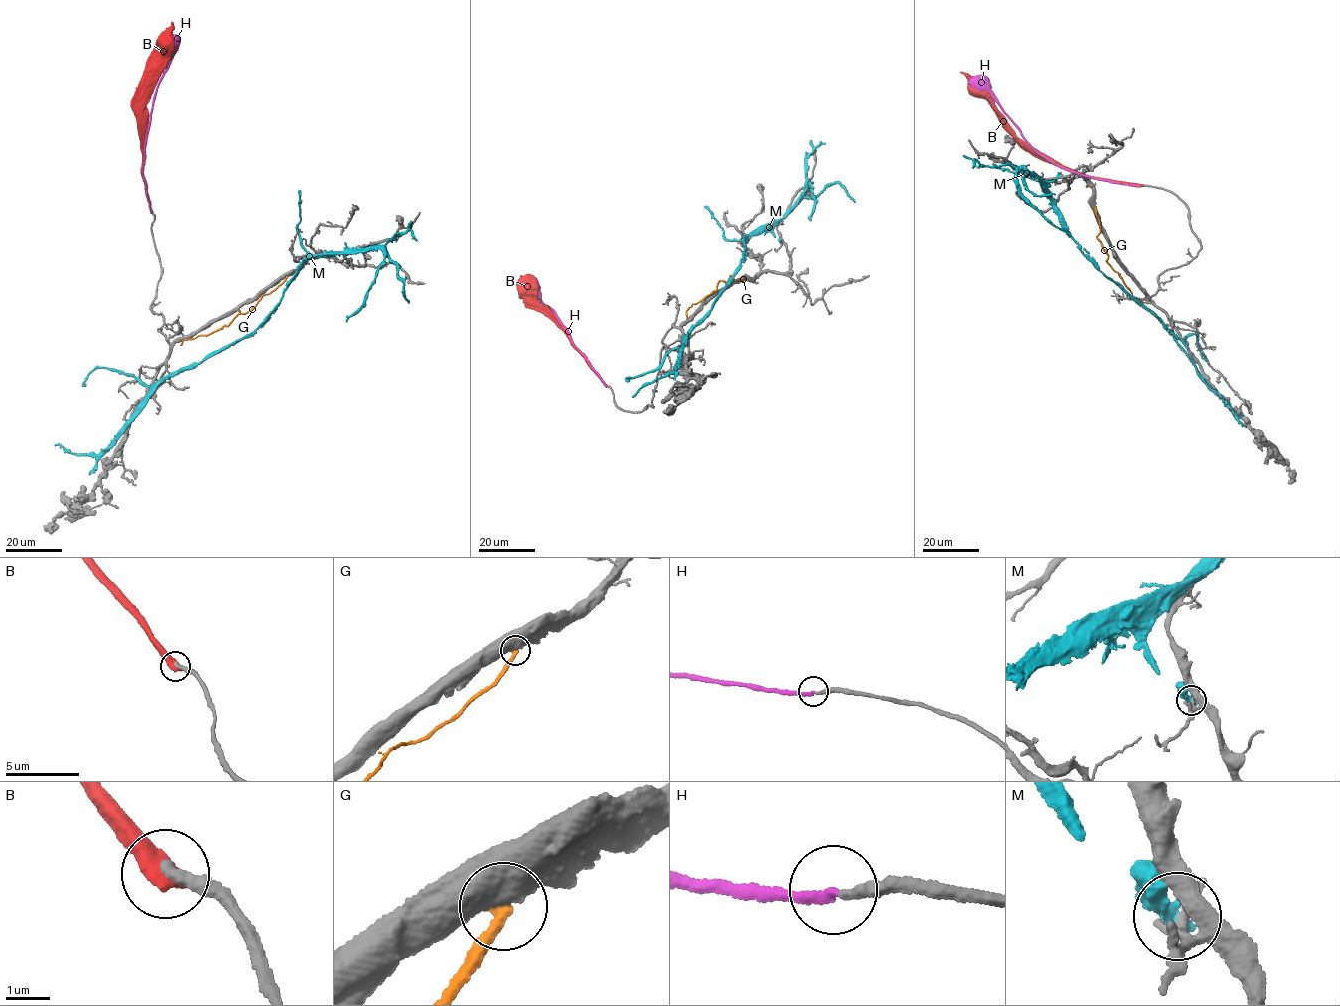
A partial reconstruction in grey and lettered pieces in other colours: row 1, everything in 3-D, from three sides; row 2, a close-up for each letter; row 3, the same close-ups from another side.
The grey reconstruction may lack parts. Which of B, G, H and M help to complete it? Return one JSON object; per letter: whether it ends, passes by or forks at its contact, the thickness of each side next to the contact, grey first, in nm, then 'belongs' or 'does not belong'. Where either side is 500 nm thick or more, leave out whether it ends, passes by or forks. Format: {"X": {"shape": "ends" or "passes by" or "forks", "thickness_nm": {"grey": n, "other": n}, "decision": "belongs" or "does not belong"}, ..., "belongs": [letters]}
{"B": {"thickness_nm": {"grey": 320, "other": 550}, "decision": "does not belong"}, "G": {"thickness_nm": {"grey": 850, "other": 320}, "decision": "does not belong"}, "H": {"shape": "ends", "thickness_nm": {"grey": 260, "other": 240}, "decision": "belongs"}, "M": {"shape": "ends", "thickness_nm": {"grey": 190, "other": 440}, "decision": "does not belong"}, "belongs": ["H"]}

